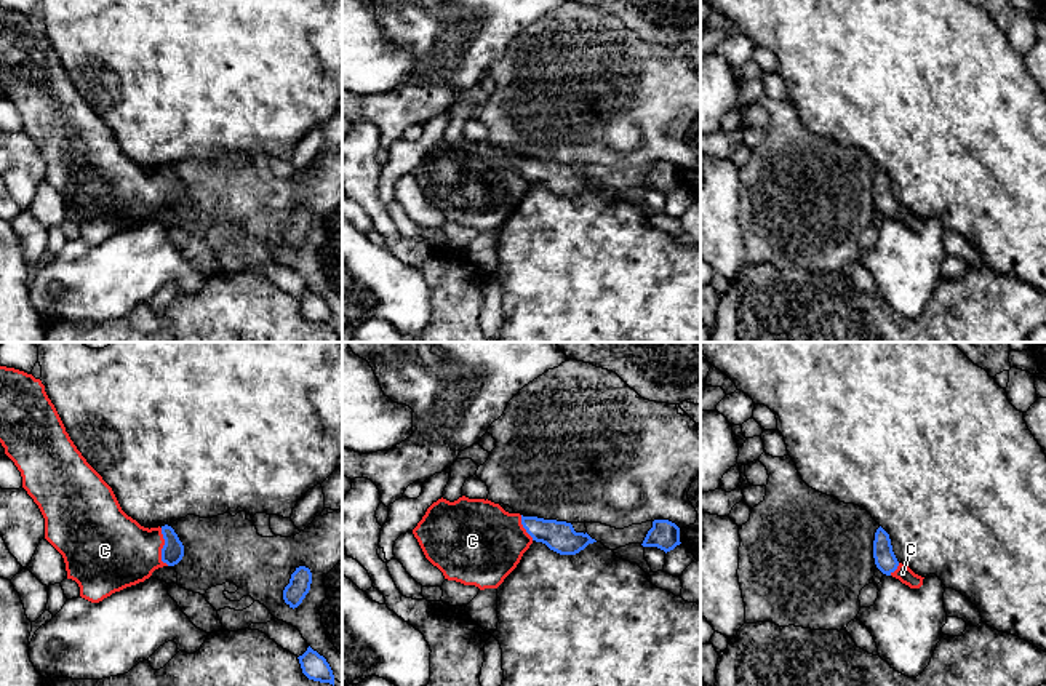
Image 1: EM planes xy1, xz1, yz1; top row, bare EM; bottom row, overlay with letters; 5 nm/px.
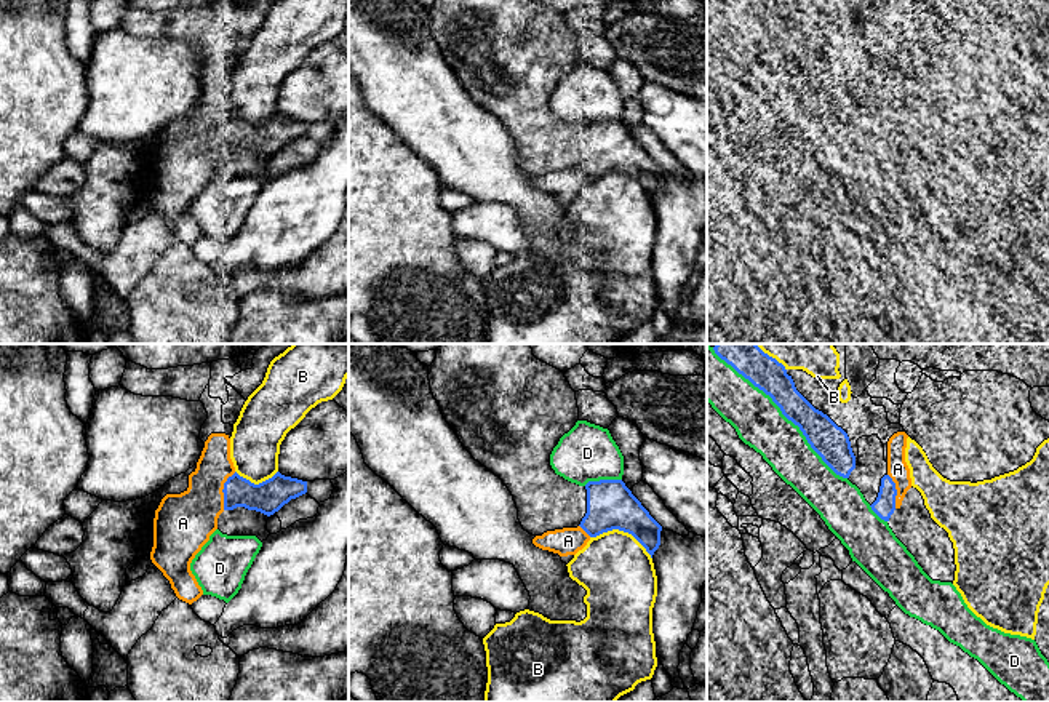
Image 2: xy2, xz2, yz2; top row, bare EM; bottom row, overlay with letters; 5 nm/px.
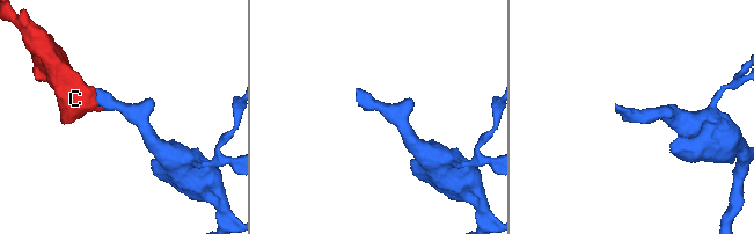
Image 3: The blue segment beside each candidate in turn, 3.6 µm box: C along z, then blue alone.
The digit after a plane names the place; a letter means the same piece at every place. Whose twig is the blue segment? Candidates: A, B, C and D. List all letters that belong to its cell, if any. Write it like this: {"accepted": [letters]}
{"accepted": ["C"]}

